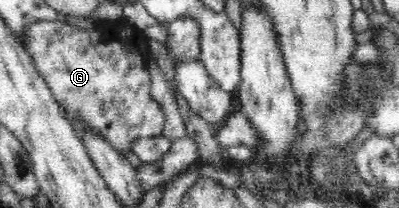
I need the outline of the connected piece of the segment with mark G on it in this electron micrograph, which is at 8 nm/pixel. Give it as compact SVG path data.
M124 18L117 22L103 22L96 29L102 33L102 37L97 44L90 44L87 29L80 29L58 19L37 21L26 26L23 46L71 124L75 117L83 119L87 129L103 135L115 150L125 156L132 151L134 140L159 136L164 129L164 112L150 93L150 74L147 70L151 58L150 39L143 29L129 24Z

